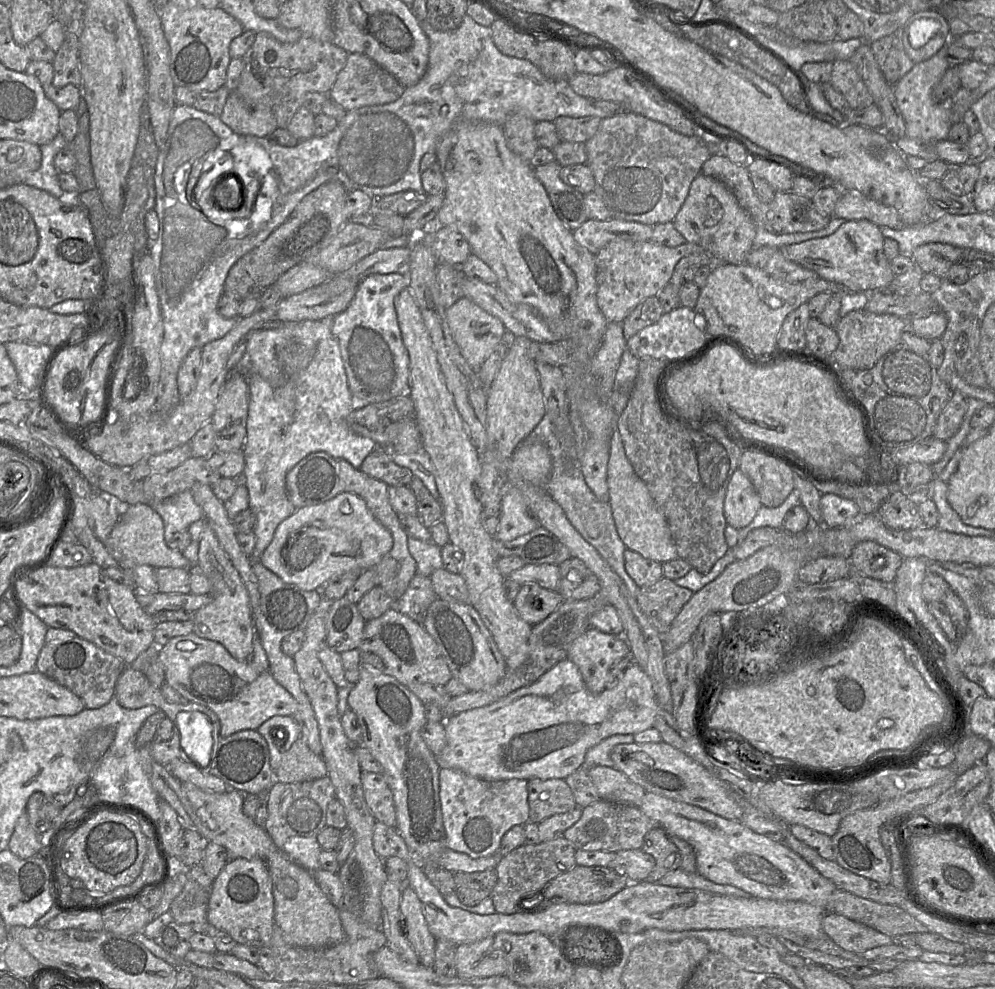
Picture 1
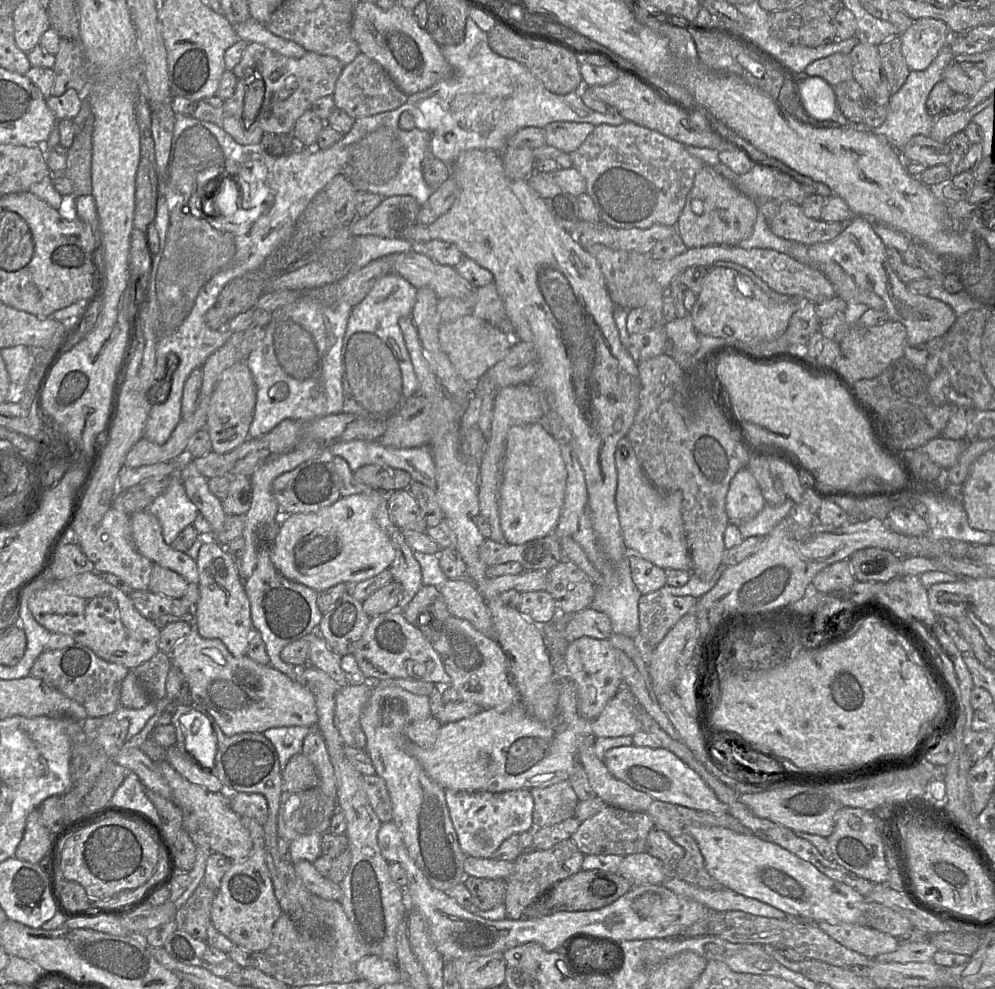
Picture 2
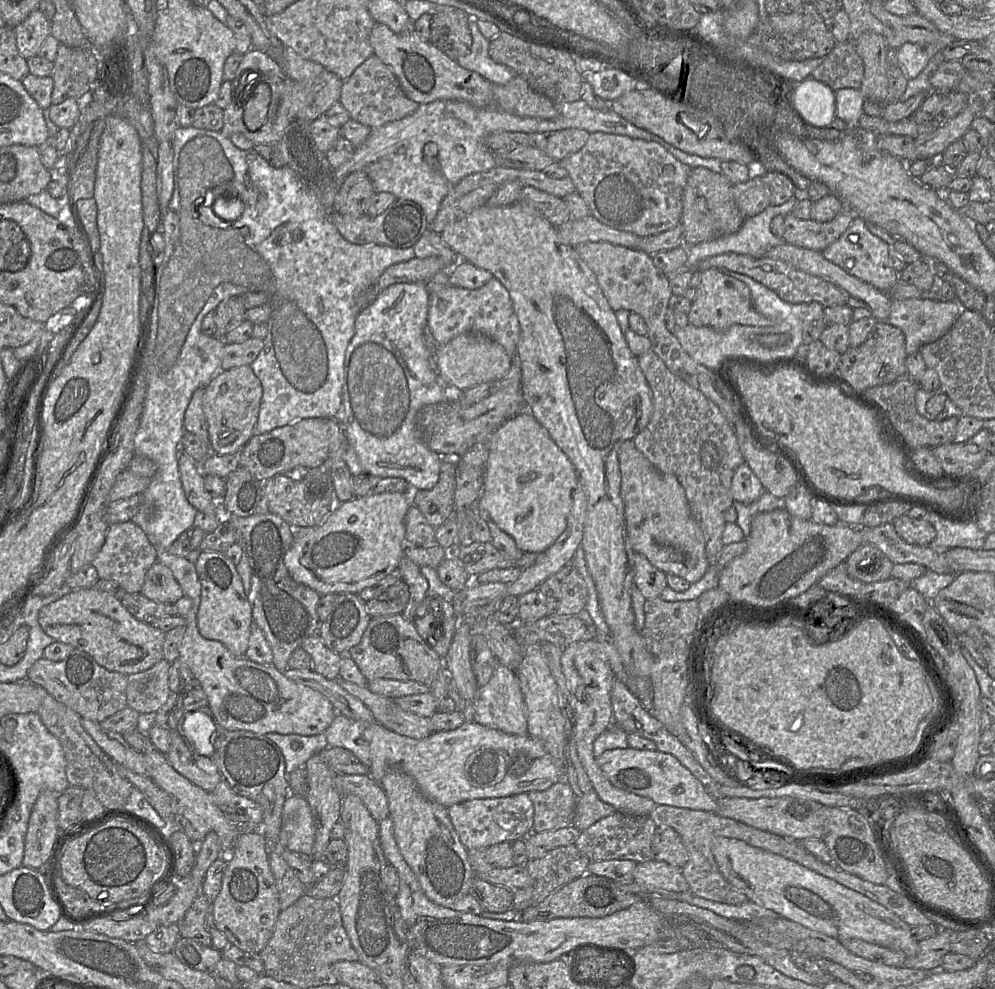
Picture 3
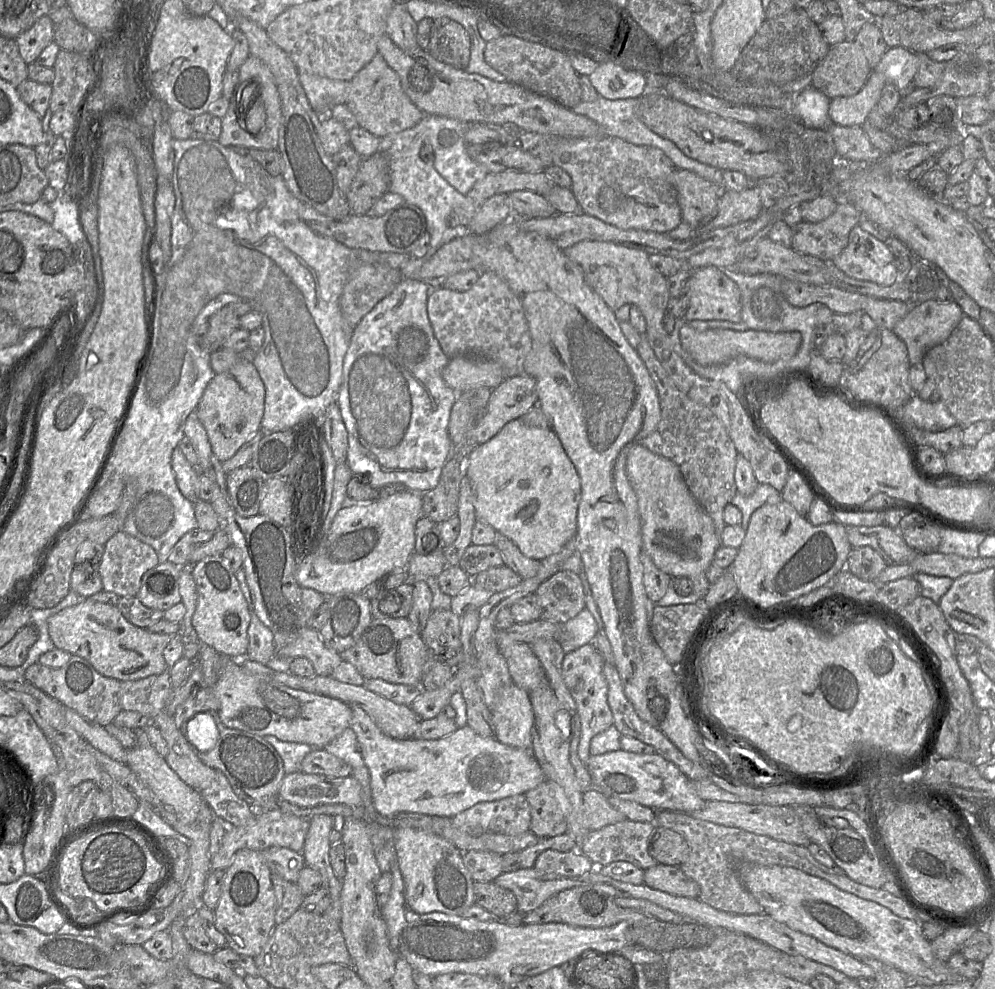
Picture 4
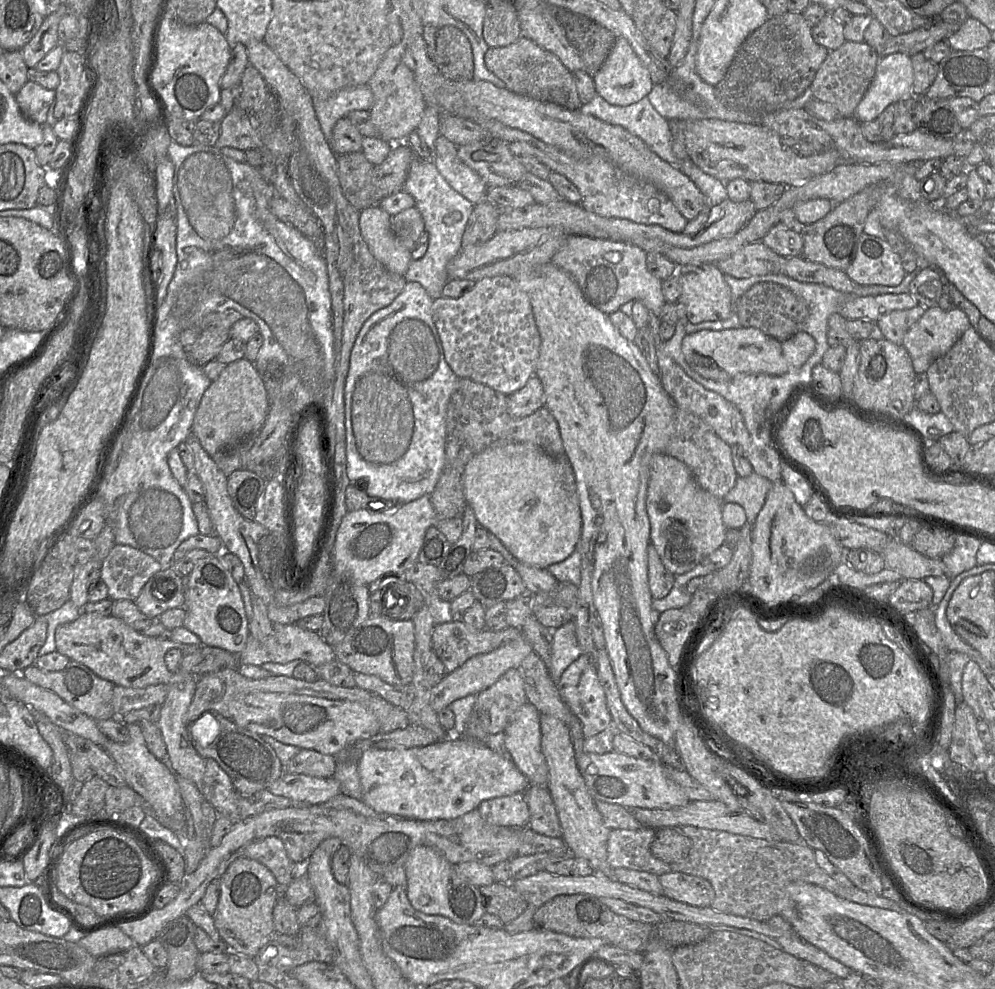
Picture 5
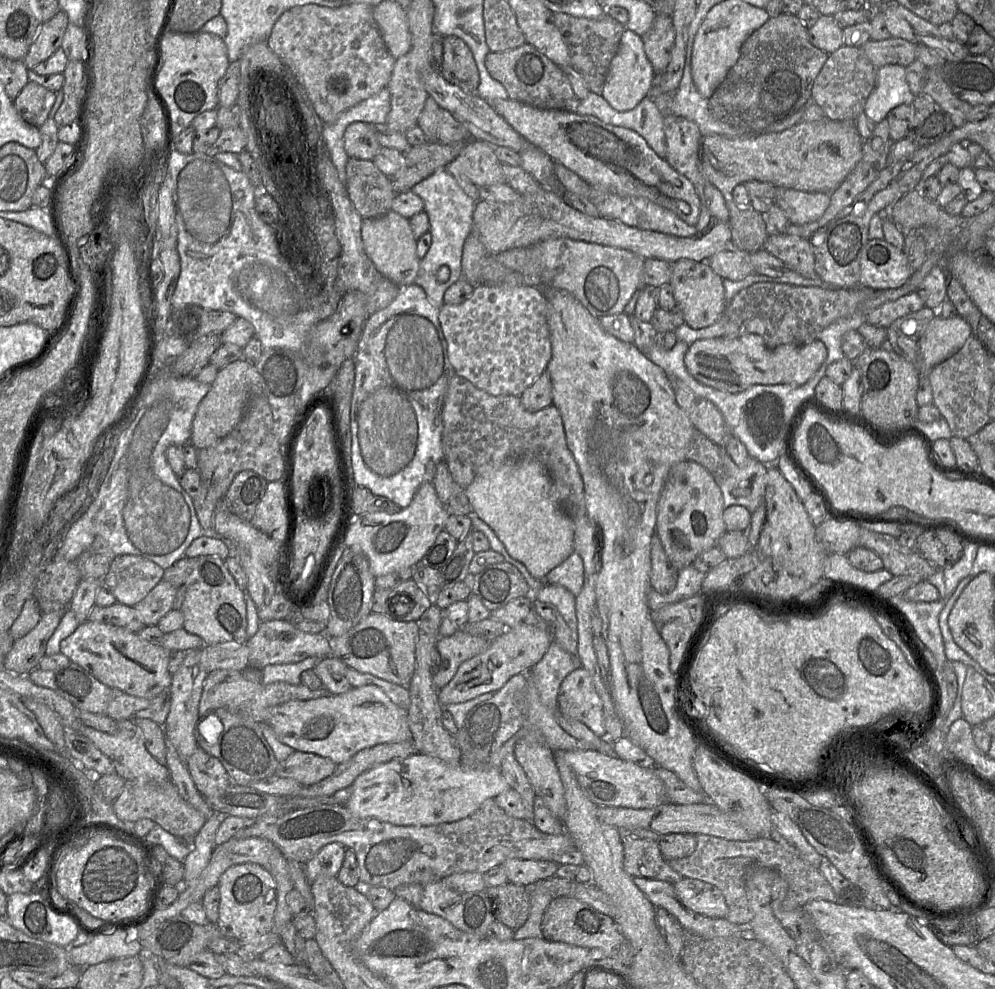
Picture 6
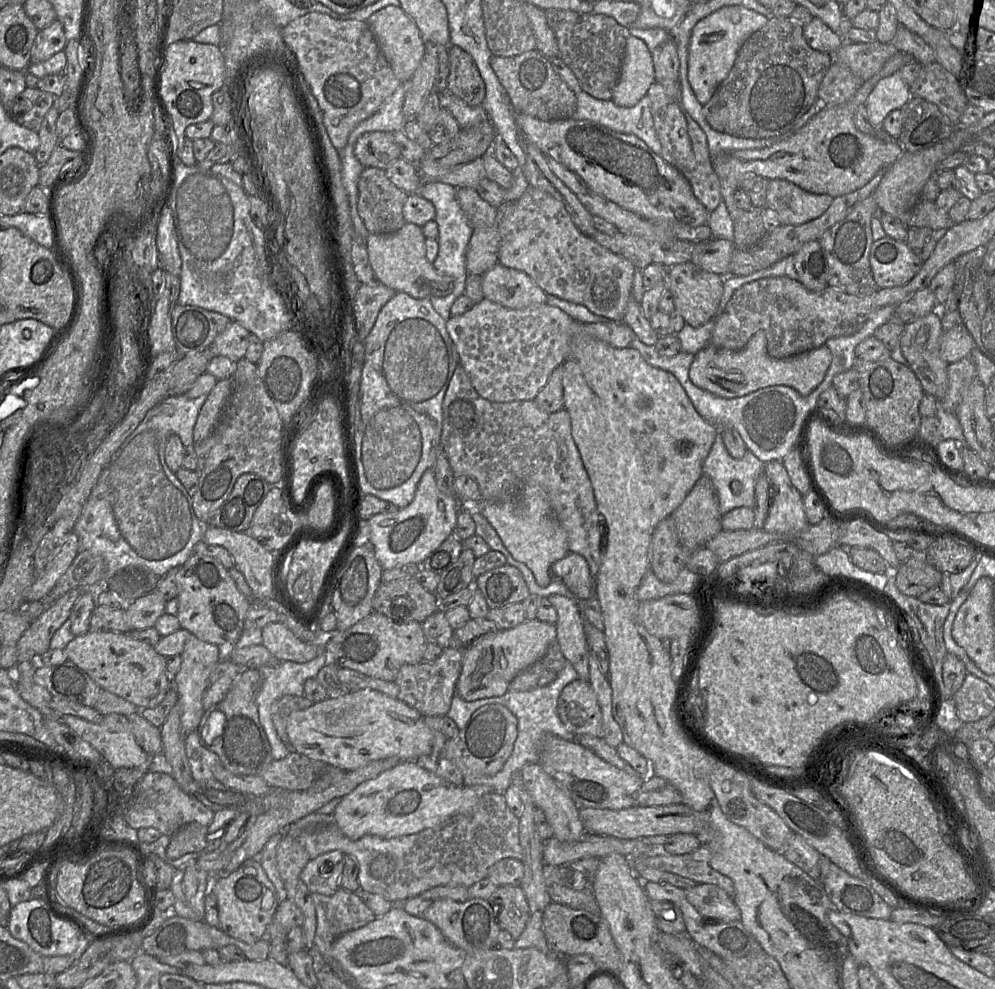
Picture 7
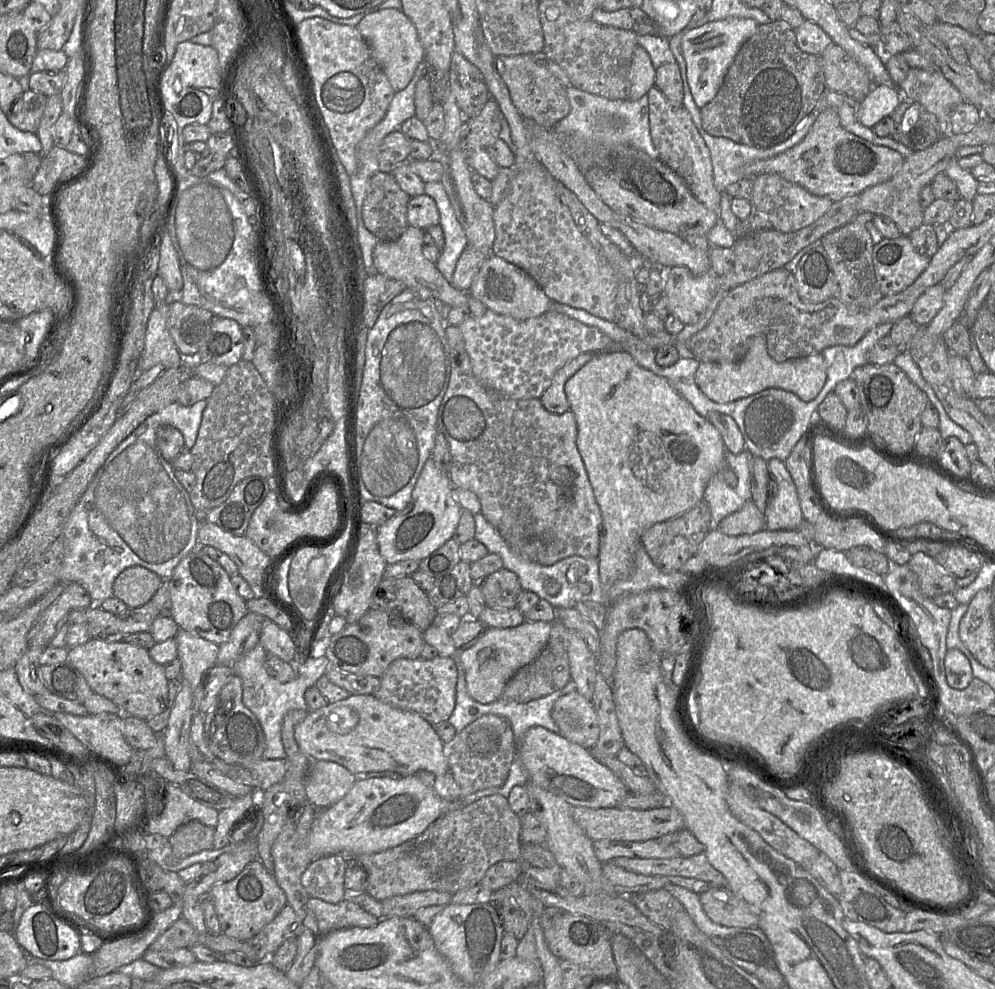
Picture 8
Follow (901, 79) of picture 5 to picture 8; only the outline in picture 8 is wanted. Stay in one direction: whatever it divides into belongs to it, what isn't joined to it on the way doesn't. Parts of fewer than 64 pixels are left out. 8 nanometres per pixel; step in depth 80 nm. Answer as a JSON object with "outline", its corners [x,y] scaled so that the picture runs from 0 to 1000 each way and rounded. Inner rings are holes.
{"outline":[[[878,86],[864,102],[863,123],[876,129],[883,121],[897,114],[907,101],[907,95],[899,86]]]}

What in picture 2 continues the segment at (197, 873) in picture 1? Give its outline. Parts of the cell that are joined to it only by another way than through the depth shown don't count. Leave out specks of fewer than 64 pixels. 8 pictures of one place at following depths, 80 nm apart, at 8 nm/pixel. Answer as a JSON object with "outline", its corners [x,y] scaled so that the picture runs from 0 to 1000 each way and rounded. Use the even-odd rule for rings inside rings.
{"outline":[[[203,892],[192,907],[178,920],[175,929],[178,939],[207,952],[215,907],[216,901]]]}

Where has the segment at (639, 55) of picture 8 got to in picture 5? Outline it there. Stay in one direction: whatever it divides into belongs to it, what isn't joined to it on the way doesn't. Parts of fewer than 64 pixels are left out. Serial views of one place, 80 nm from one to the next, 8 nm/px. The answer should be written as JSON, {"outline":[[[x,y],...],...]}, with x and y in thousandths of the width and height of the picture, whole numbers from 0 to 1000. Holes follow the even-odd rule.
{"outline":[[[619,38],[617,46],[602,72],[596,77],[599,94],[610,104],[631,107],[651,97],[657,85],[652,72],[627,38]]]}

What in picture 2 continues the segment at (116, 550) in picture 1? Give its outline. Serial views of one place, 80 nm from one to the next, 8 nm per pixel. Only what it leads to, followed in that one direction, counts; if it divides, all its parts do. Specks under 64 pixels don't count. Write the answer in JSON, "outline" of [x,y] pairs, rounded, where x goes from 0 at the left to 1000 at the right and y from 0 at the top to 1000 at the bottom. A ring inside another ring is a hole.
{"outline":[[[149,516],[131,522],[132,543],[139,558],[155,571],[181,580],[190,589],[200,589],[198,568],[166,549],[159,525]]]}

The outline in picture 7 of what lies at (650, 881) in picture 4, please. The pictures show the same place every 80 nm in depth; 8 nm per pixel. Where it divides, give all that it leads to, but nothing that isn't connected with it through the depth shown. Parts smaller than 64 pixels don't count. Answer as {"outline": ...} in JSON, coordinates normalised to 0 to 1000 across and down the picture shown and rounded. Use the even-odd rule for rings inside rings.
{"outline":[[[701,893],[688,899],[689,908],[711,929],[721,932],[744,930],[744,921],[738,910],[718,894]]]}

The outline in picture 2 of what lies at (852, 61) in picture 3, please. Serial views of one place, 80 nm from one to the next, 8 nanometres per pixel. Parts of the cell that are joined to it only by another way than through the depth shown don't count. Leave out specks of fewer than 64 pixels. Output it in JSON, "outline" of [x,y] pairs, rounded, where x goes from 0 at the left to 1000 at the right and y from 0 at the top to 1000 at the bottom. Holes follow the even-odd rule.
{"outline":[[[840,54],[831,59],[813,65],[809,78],[823,78],[835,88],[857,80],[857,68],[854,55]]]}

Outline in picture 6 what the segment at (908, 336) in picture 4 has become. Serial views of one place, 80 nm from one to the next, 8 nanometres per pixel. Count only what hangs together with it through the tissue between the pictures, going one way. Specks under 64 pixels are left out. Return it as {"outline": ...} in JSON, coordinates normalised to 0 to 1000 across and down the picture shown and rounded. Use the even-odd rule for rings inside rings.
{"outline":[[[943,319],[936,324],[925,342],[925,380],[932,380],[938,371],[963,356],[977,340],[975,329],[964,319],[949,323]]]}

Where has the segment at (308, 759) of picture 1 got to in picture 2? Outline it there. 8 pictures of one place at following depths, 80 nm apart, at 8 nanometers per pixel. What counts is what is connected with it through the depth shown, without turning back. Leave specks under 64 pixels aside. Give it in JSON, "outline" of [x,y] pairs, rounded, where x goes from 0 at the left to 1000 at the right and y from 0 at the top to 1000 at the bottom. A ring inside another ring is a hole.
{"outline":[[[304,760],[291,766],[282,784],[284,800],[306,800],[321,794],[316,775]]]}

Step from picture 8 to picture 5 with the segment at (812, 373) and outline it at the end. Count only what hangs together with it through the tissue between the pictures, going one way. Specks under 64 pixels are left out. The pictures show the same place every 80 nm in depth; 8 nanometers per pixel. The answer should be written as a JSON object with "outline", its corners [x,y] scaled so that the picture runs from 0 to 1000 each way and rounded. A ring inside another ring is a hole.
{"outline":[[[739,332],[725,335],[704,334],[689,338],[685,356],[695,374],[708,382],[732,386],[745,379],[783,380],[803,373],[819,355],[819,343],[803,335],[789,345],[782,345],[761,332]]]}

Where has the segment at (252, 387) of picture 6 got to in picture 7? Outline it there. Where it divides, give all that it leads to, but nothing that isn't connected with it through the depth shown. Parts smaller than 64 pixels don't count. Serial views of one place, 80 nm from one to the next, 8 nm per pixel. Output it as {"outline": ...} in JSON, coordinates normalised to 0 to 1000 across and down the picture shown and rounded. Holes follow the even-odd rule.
{"outline":[[[232,382],[218,384],[200,416],[194,433],[195,449],[203,447],[215,436],[232,396]]]}

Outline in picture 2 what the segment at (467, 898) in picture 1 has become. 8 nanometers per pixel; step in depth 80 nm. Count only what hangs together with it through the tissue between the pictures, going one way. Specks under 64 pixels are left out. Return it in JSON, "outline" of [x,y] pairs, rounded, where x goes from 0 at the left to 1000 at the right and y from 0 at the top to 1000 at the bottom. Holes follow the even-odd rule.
{"outline":[[[469,885],[465,894],[471,900],[475,914],[483,920],[492,920],[507,913],[509,904],[508,890]]]}

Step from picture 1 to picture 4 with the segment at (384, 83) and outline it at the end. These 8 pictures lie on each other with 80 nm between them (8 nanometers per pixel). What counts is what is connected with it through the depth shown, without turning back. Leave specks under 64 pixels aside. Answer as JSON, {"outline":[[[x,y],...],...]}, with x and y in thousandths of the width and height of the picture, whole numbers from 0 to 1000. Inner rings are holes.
{"outline":[[[381,54],[353,80],[347,105],[357,116],[361,127],[382,141],[416,128],[427,116],[412,101],[400,76]]]}

